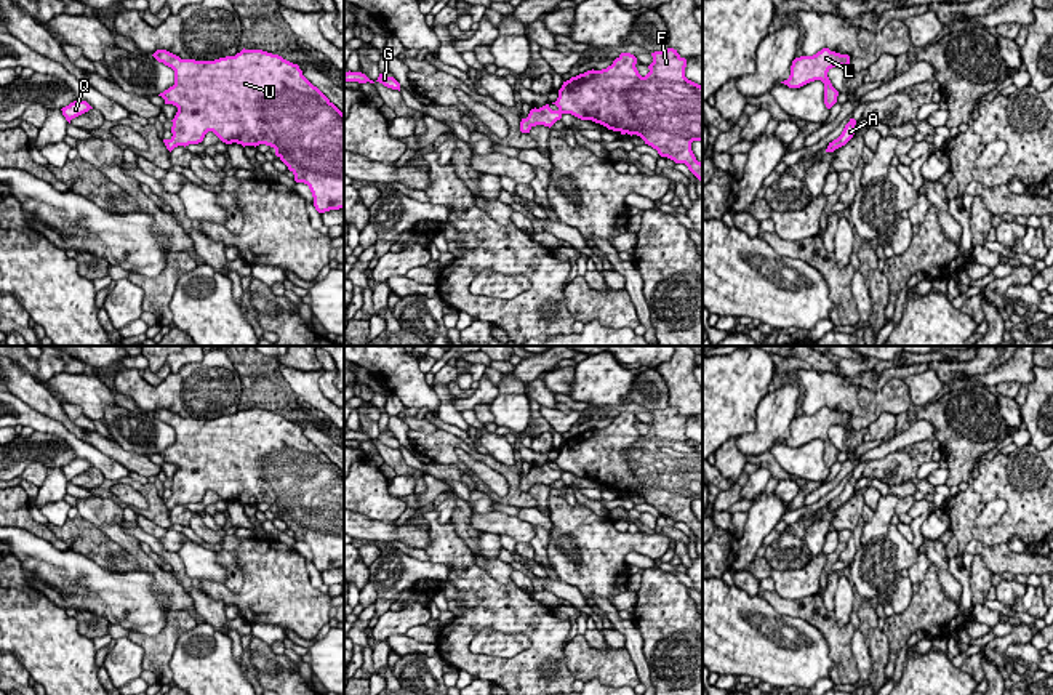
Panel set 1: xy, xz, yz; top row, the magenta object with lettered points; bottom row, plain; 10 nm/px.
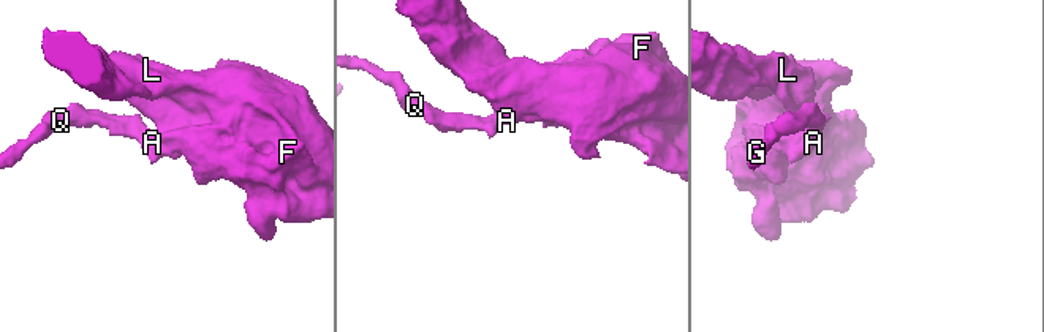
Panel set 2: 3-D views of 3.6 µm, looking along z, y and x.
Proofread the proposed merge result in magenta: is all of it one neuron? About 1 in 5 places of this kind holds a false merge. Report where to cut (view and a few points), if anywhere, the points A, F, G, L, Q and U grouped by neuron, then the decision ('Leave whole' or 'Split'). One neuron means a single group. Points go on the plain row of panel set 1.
No split. Groups: A F G L Q U. Leave whole

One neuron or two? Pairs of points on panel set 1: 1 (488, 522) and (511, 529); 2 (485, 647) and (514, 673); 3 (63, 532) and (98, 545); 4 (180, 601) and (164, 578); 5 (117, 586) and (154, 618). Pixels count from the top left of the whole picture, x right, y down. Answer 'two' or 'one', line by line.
1: one
2: two
3: one
4: one
5: one

